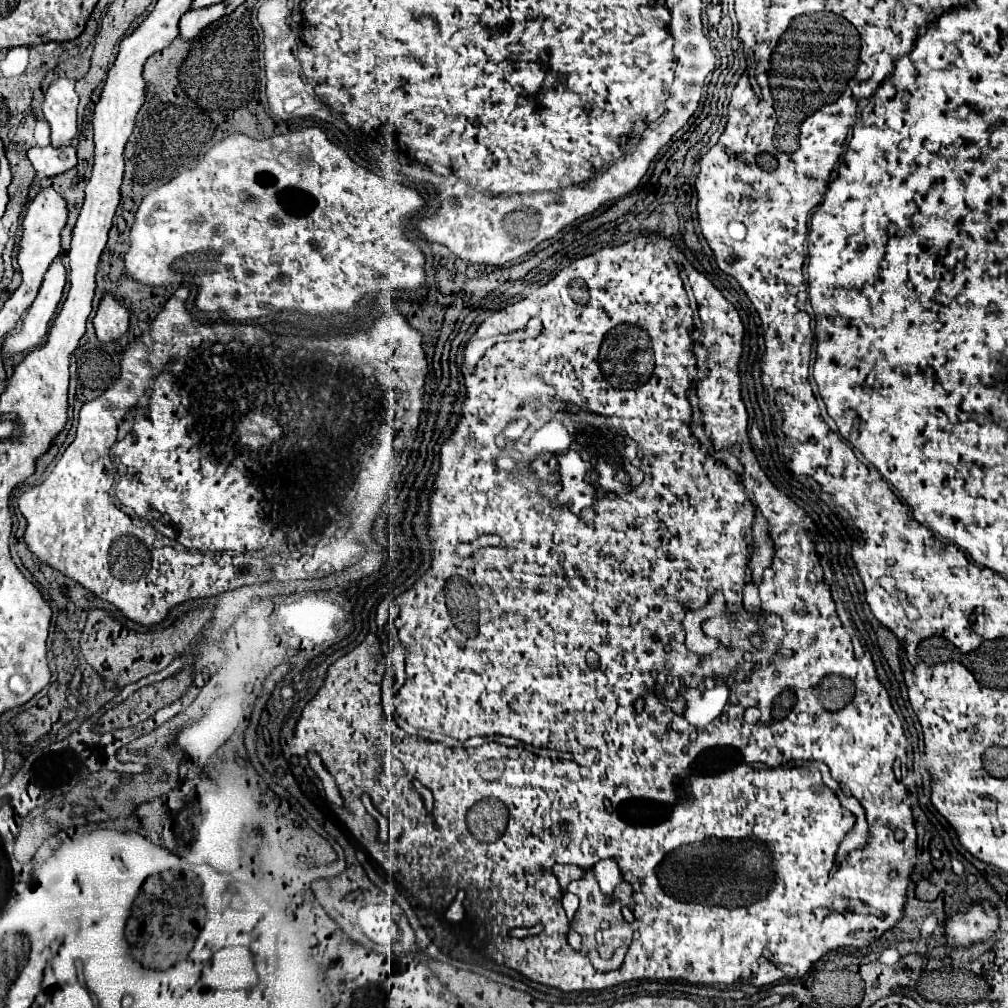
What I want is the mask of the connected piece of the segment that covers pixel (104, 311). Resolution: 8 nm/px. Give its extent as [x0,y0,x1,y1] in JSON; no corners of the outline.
[93,295,129,343]

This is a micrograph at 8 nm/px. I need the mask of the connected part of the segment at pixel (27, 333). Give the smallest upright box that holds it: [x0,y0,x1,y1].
[1,257,65,355]

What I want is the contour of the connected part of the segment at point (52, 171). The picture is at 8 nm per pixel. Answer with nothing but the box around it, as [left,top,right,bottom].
[27,147,77,177]

